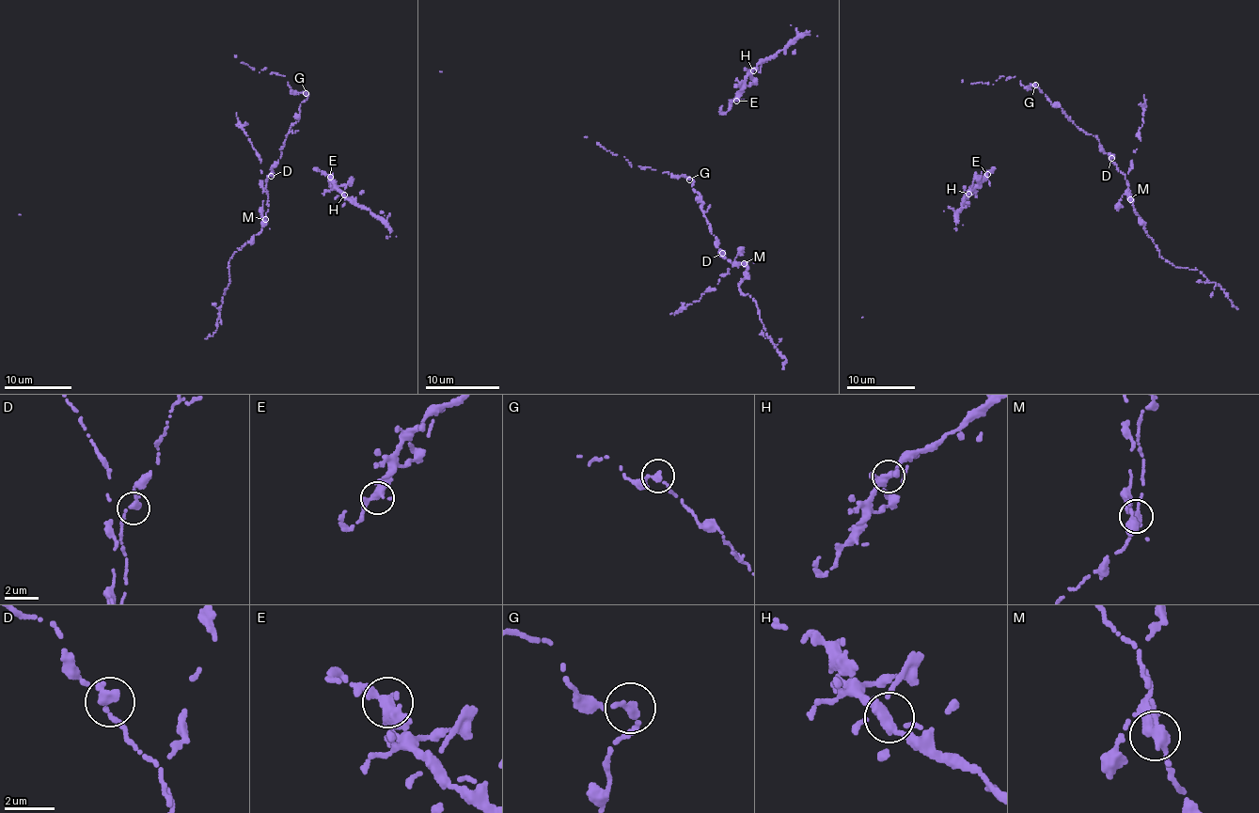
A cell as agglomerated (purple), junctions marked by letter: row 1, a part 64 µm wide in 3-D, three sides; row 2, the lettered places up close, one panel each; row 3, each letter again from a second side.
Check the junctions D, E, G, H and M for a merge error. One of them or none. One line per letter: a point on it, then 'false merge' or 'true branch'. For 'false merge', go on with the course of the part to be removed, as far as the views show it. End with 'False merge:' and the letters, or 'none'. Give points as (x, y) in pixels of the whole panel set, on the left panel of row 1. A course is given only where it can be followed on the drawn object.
D: at (271, 176); true branch
E: at (330, 177); true branch
G: at (306, 93); true branch
H: at (344, 195); true branch
M: at (265, 219); false merge; foreign part runs (265, 220), (262, 216), (260, 160), (236, 113)
False merge: M

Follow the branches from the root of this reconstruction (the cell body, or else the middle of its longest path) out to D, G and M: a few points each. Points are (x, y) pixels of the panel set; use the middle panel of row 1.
D: (663, 173), (694, 180), (693, 189), (704, 203), (701, 211), (722, 252)
G: (663, 173), (688, 179)
M: (663, 173), (694, 180), (693, 189), (704, 203), (701, 211), (718, 240), (721, 256), (733, 262), (745, 262)

